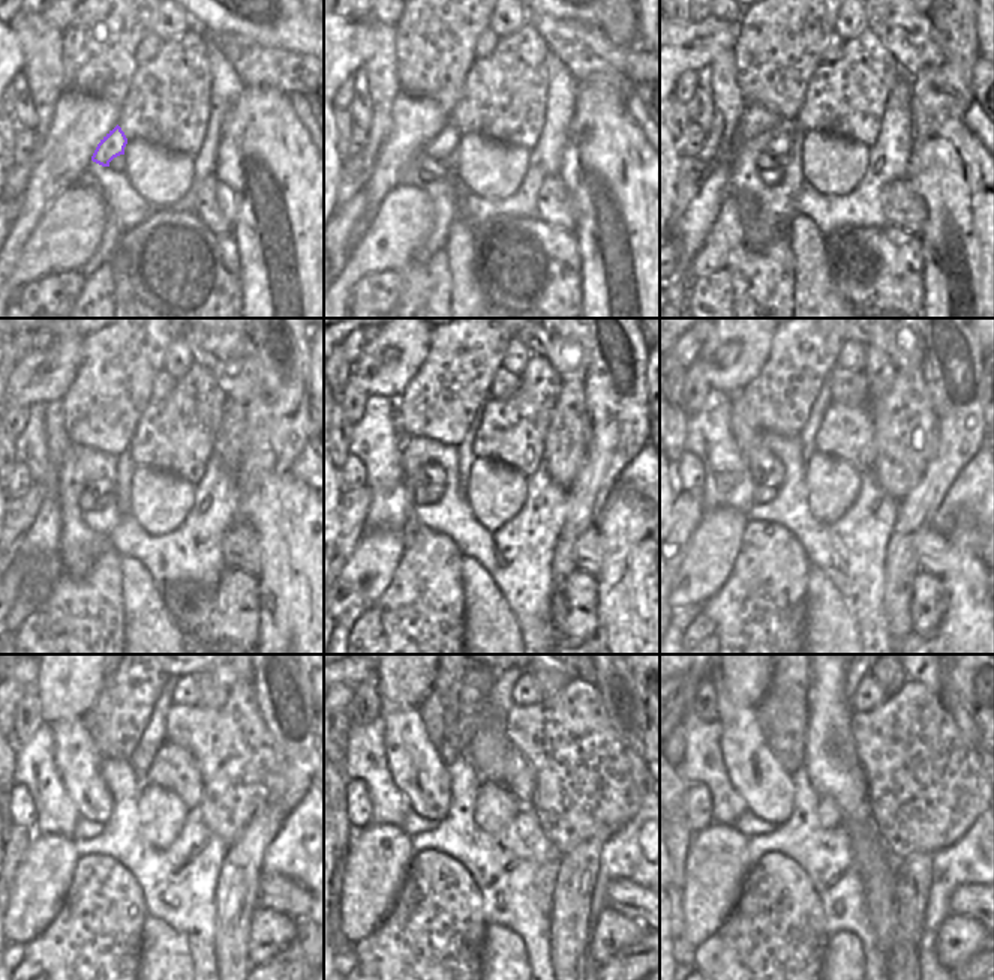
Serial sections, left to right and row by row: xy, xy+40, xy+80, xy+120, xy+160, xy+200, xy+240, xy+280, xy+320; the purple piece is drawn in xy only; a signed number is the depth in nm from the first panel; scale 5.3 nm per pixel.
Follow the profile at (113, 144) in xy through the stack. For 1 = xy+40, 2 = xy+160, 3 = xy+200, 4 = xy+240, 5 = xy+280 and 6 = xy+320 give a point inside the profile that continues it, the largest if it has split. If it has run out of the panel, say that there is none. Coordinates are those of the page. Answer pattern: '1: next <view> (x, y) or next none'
1: next xy+40 (447, 141)
2: next xy+160 (431, 476)
3: next xy+200 (765, 468)
4: next xy+240 (77, 758)
5: next xy+280 (417, 769)
6: next xy+320 (766, 788)

